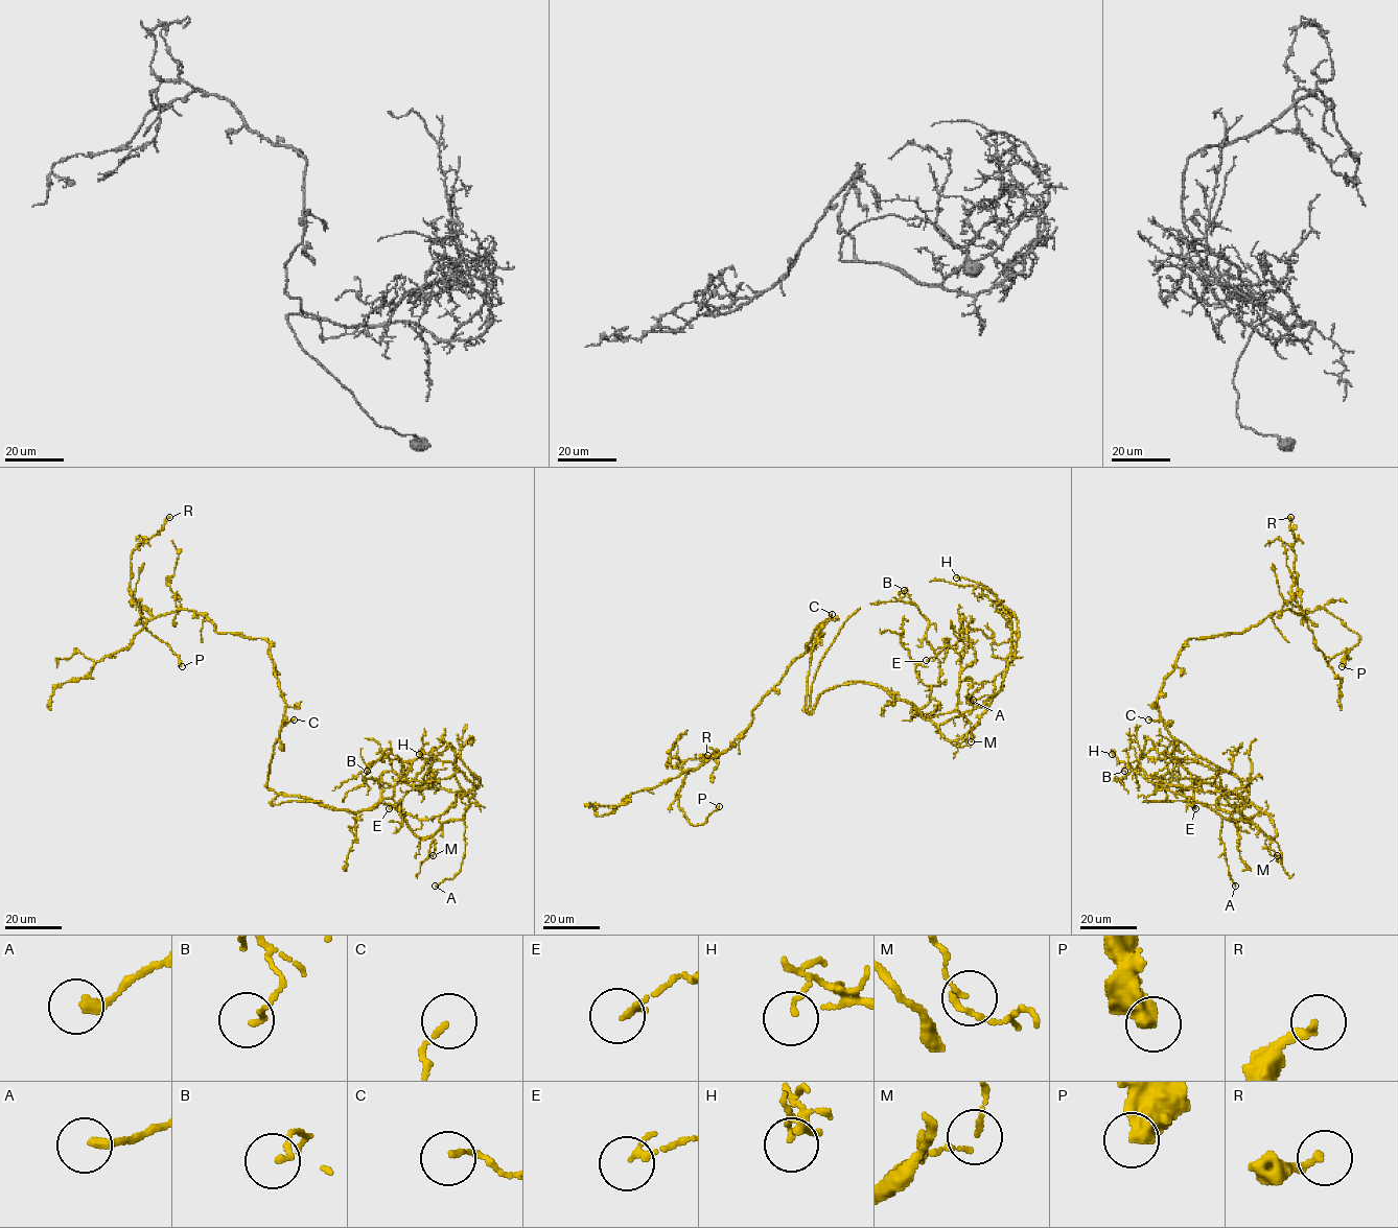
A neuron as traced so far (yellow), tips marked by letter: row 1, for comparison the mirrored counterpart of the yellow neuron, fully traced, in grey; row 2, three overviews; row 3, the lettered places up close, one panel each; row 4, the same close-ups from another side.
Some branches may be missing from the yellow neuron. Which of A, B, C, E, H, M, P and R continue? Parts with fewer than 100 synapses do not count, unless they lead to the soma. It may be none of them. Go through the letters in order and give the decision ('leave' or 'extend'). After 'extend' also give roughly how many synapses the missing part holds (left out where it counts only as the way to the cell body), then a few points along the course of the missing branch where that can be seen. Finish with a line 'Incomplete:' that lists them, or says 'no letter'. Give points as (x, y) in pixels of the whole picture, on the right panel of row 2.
A: leave
B: leave
C: leave
E: leave
H: leave
M: leave
P: leave
R: leave
Incomplete: no letter

